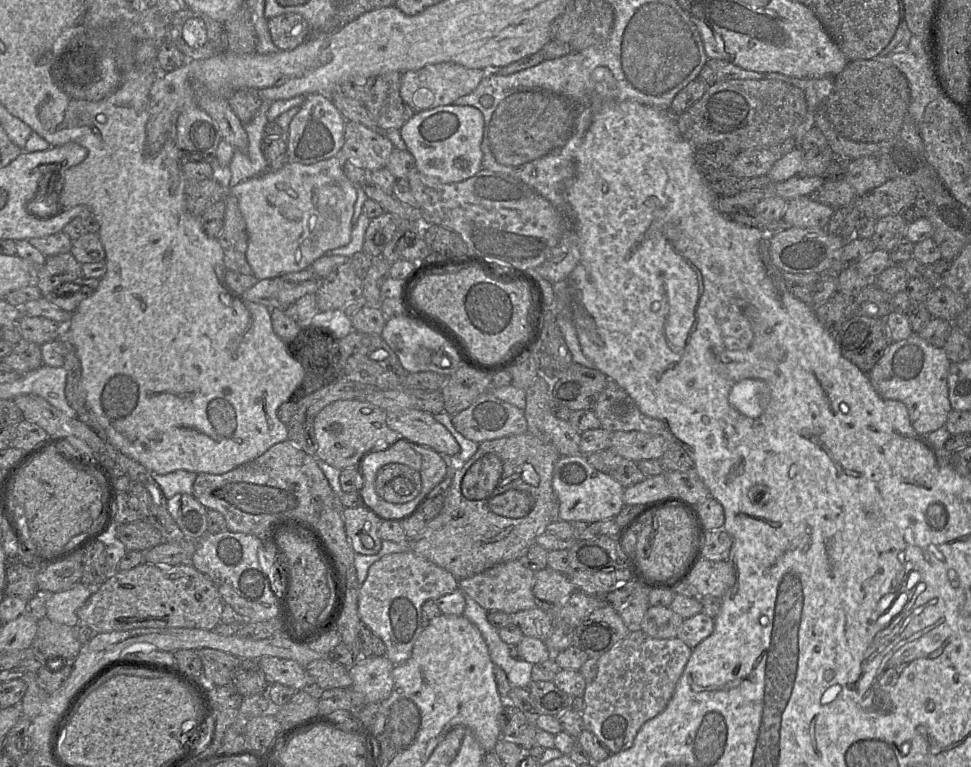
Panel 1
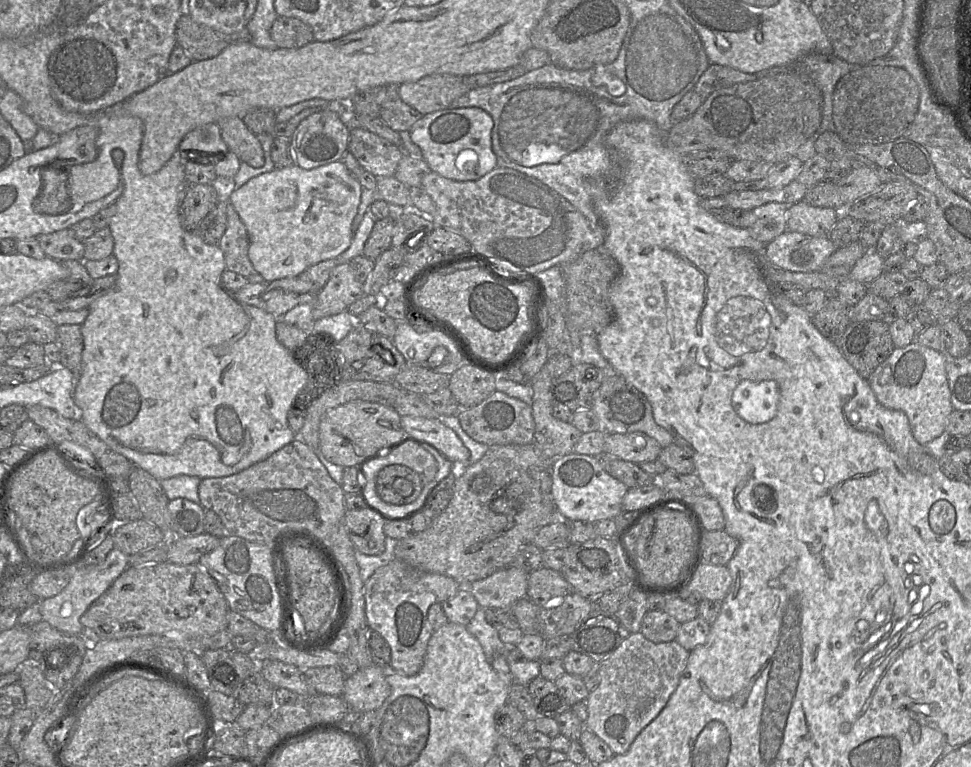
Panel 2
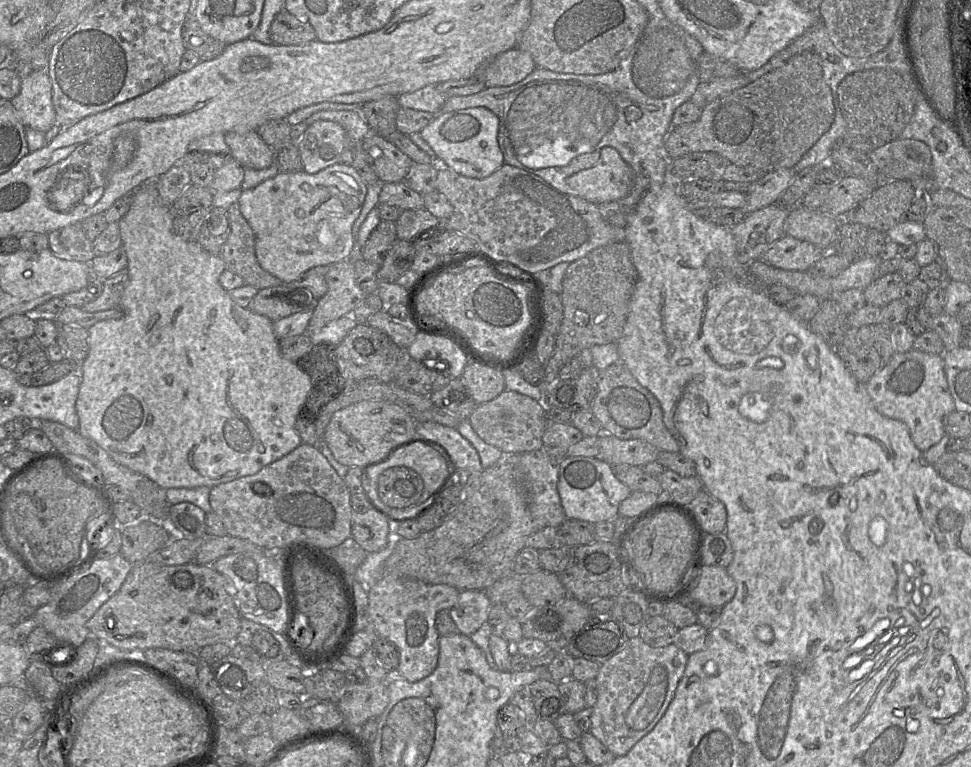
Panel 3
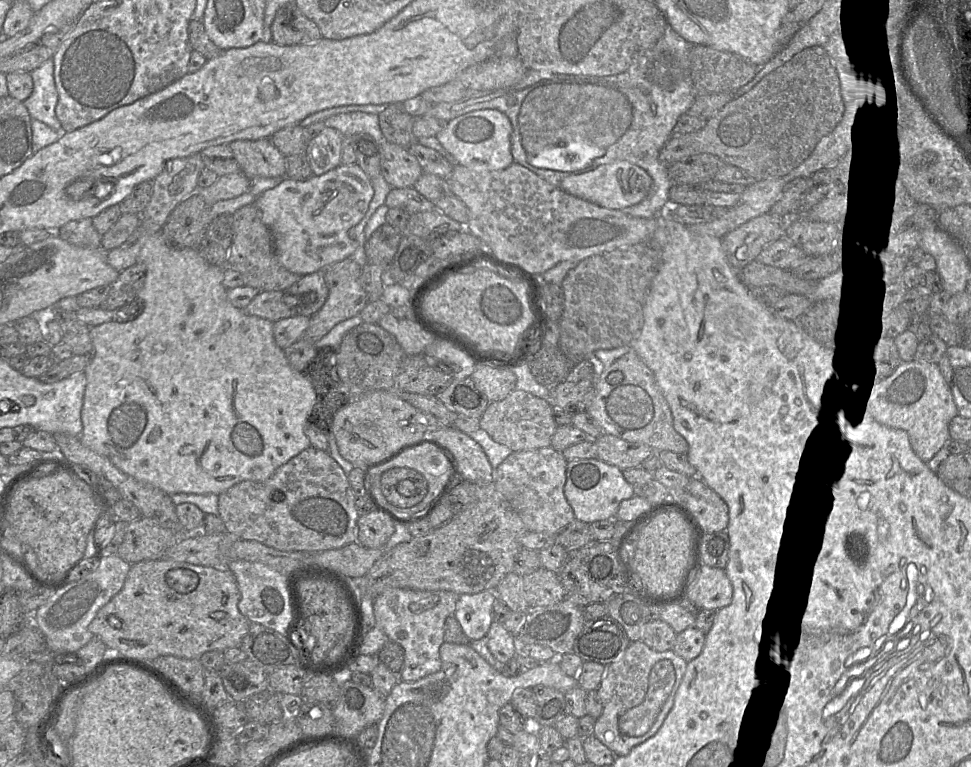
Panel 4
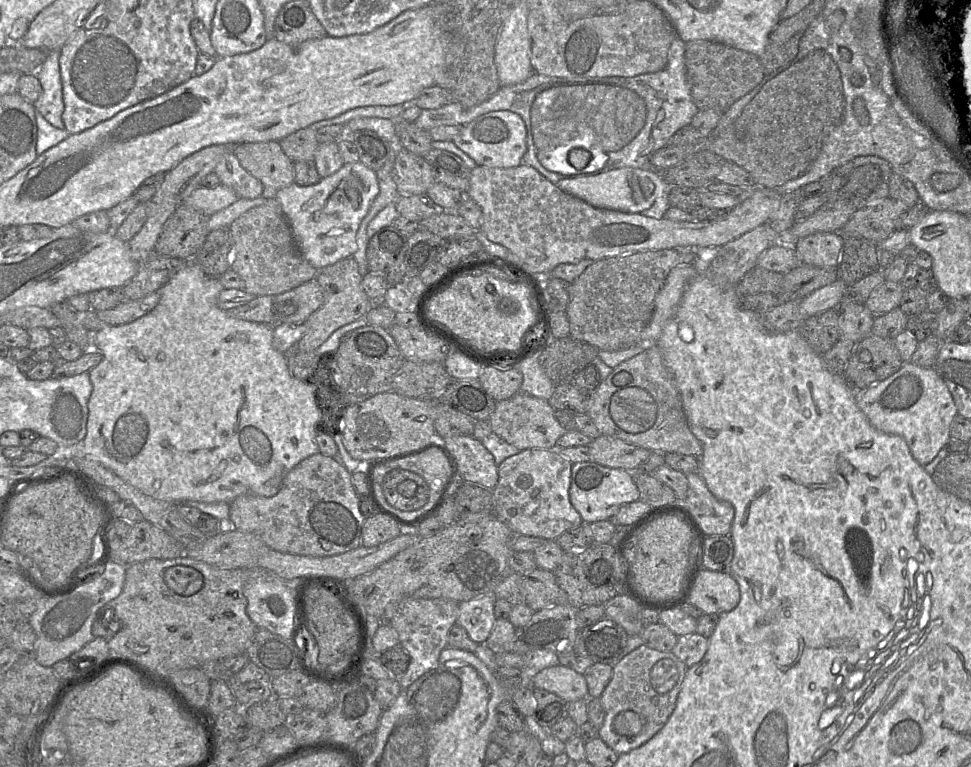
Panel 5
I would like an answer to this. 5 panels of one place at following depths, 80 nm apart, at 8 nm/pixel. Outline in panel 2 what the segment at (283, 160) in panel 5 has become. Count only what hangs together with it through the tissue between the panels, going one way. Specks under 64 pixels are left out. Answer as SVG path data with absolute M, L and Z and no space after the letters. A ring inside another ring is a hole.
M238 117L224 118L217 124L228 149L234 152L242 162L254 168L264 165L265 158L261 143L242 119Z

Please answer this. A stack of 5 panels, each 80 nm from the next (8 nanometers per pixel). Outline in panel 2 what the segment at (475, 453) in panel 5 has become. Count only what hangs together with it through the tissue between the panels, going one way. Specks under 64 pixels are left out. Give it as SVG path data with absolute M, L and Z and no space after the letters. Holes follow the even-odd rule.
M401 416L401 426L410 436L428 442L449 457L462 471L469 462L470 453L458 435L440 419Z

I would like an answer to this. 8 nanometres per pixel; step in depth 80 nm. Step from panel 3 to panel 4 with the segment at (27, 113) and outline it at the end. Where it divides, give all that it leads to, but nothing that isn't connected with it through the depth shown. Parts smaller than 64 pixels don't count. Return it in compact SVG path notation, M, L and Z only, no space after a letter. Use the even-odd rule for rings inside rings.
M50 58L41 66L30 72L33 79L33 91L23 101L32 119L38 120L51 129L62 130L57 119L55 109L58 102L58 93L54 80L54 62Z

